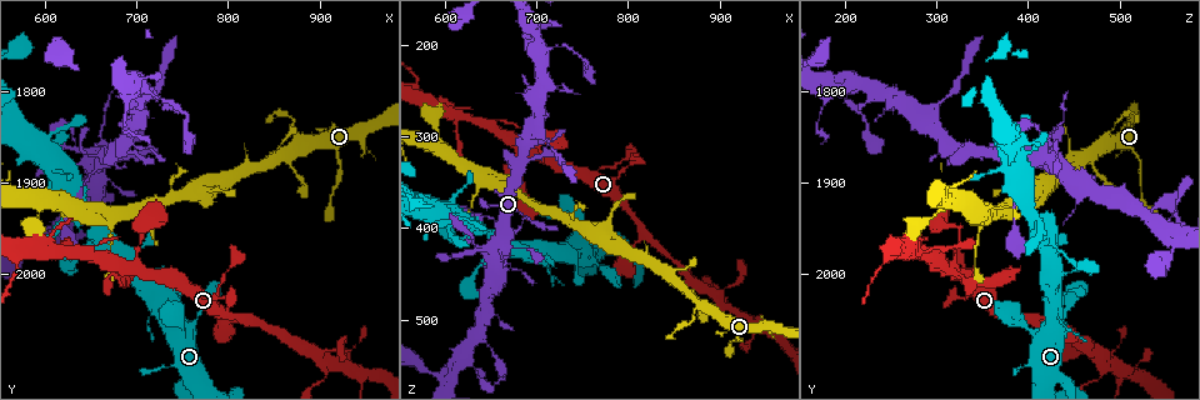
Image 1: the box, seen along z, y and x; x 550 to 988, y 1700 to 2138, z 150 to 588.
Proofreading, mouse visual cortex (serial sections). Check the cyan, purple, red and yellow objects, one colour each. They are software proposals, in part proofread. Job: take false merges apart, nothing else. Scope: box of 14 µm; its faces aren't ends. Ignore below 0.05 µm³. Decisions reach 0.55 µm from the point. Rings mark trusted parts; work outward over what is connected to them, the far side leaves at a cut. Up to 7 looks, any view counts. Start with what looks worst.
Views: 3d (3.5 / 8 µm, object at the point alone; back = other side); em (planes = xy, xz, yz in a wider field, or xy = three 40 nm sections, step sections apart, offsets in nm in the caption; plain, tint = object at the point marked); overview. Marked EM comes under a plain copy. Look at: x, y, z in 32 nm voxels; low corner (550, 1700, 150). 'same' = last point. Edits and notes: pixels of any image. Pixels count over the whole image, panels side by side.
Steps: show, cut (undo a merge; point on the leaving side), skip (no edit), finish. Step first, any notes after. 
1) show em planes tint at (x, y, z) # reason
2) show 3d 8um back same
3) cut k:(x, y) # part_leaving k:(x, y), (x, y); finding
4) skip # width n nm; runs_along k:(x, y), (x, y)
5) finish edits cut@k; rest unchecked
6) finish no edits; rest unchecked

show em xy step 3 tint at (630, 1865, 425) # branch point

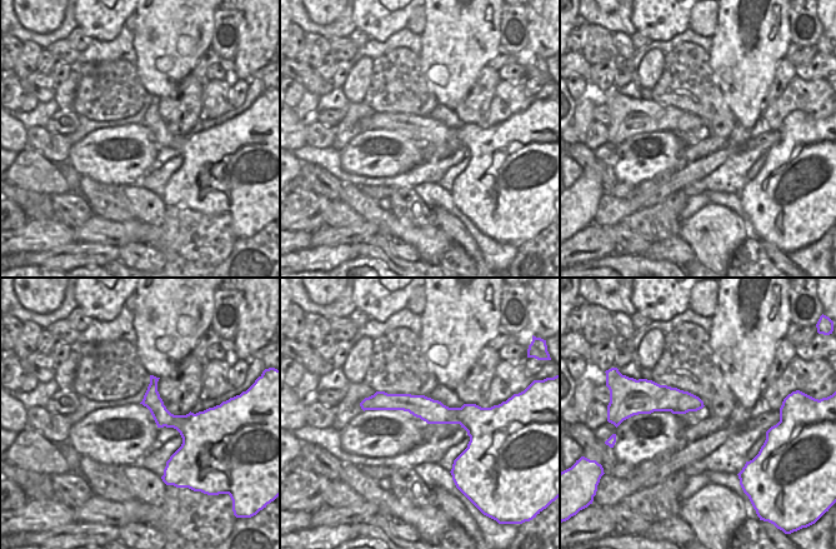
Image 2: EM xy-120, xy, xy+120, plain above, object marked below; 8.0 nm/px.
show 3d 3.5um same # see where the arms go

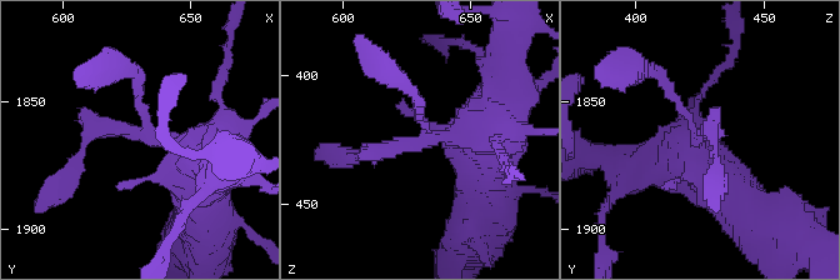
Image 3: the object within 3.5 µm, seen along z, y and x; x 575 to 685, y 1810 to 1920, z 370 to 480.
skip # arms 3; runs_along 2:(364, 404), (406, 402), (485, 428); continuous, no second cell

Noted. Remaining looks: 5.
show 3d 3.5um at (900, 2090, 470) # narrows sharply

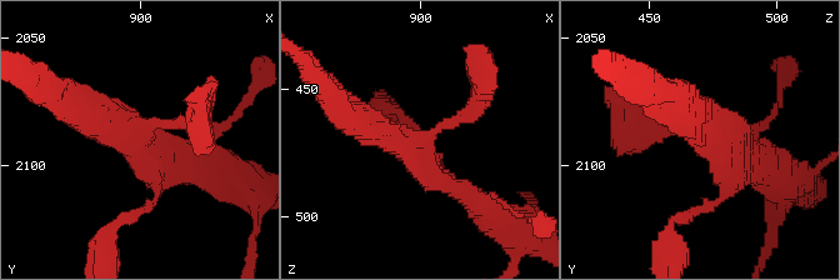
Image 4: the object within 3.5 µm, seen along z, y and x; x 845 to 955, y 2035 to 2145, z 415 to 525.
show em xy step 1 tint at (896, 2087, 475) # arms 4; arm_widths 150, 250, 300, 400 nm

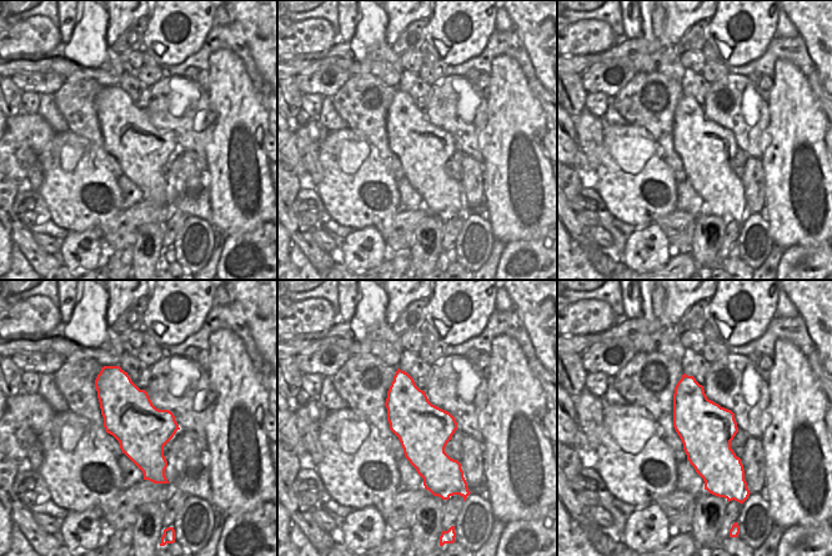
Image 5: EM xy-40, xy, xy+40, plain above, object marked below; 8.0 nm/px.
skip # runs_along 4:(344, 113), (401, 144), (470, 199); all the same cell

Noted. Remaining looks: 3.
show 3d 3.5um at (945, 2110, 505) # arms part here

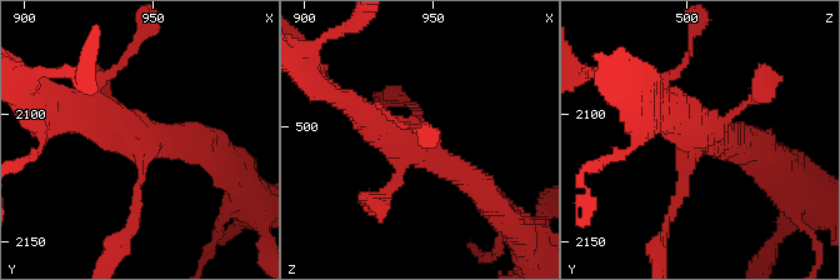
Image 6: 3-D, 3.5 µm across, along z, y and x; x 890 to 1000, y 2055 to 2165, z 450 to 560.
show em xy step 3 tint at (942, 2107, 508) # shape alone is not enough

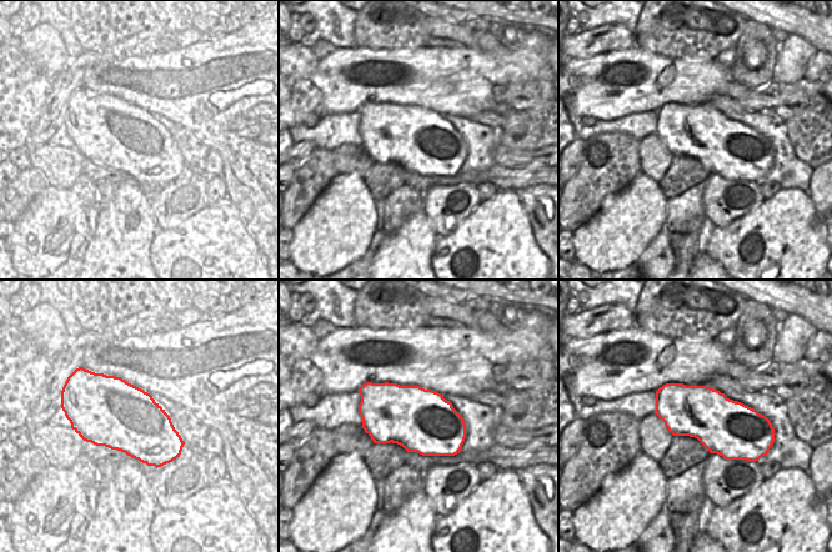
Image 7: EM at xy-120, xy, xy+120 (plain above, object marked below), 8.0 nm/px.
skip # runs_along 6:(348, 103), (481, 189); continuous, no second cell

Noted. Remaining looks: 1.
finish no edits; rest unchecked

